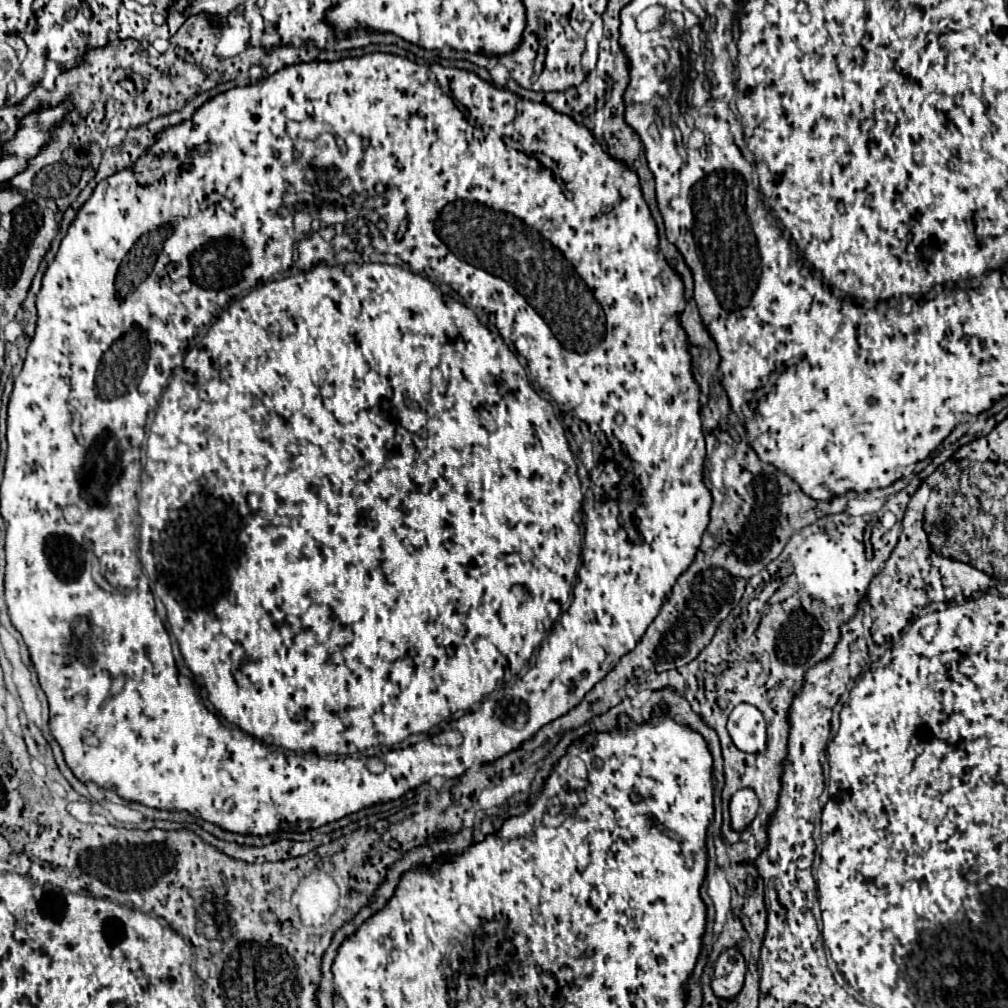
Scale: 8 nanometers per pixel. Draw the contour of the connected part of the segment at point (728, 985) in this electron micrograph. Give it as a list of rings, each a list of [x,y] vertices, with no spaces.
[[[731,946],[725,952],[721,952],[715,962],[715,974],[711,980],[713,994],[723,1000],[735,998],[743,988],[745,972],[747,972],[747,964],[739,948]]]

